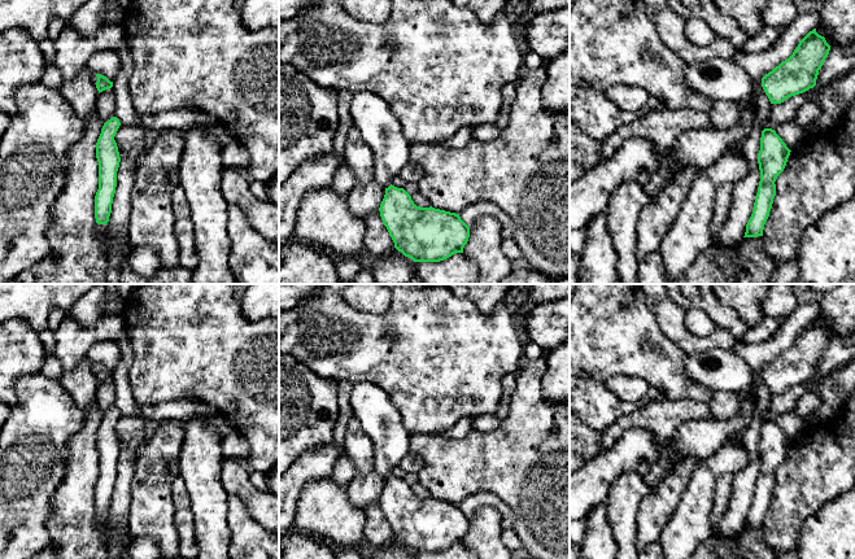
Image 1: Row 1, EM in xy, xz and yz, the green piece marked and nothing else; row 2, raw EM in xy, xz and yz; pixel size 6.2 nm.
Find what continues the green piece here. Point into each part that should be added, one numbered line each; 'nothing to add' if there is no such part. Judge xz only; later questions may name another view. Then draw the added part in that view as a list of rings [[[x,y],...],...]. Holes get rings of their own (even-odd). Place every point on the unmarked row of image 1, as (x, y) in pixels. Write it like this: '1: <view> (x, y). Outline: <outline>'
1: xz (380, 420). Outline: [[[374,383],[353,385],[350,407],[354,418],[361,423],[361,428],[372,442],[374,471],[388,479],[392,475],[392,470],[409,454],[411,433],[403,427],[402,418],[389,396]]]

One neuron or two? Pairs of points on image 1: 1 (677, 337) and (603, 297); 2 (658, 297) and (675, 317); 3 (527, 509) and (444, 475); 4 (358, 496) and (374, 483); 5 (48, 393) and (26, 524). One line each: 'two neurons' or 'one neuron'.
1: two neurons
2: one neuron
3: one neuron
4: one neuron
5: one neuron

